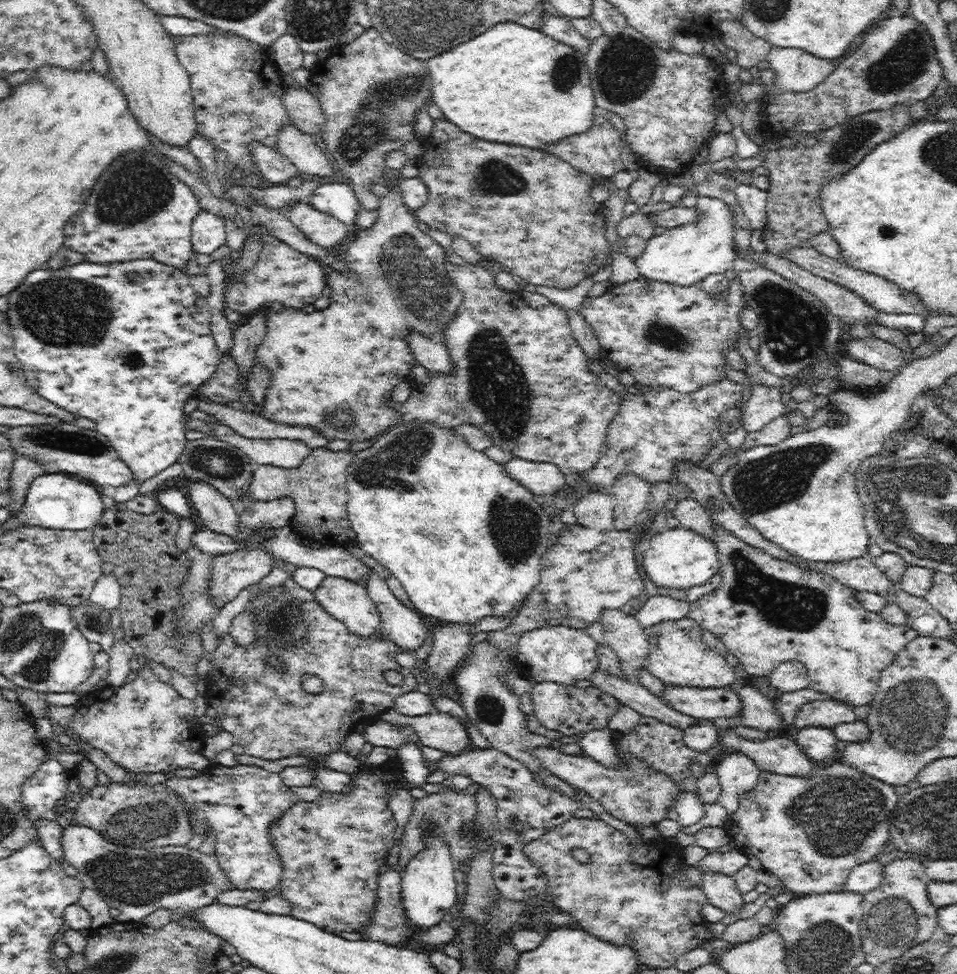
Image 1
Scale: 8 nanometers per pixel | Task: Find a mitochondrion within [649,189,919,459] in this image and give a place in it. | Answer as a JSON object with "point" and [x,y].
{"point":[796,326]}

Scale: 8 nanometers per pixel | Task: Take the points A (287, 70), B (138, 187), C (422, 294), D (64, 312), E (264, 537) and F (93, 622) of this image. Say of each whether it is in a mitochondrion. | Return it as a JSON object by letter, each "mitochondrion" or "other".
{"A":"other","B":"mitochondrion","C":"mitochondrion","D":"mitochondrion","E":"other","F":"mitochondrion"}

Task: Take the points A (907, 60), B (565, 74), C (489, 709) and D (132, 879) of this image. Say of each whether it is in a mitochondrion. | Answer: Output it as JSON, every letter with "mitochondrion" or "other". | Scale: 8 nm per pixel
{"A":"mitochondrion","B":"mitochondrion","C":"mitochondrion","D":"mitochondrion"}

